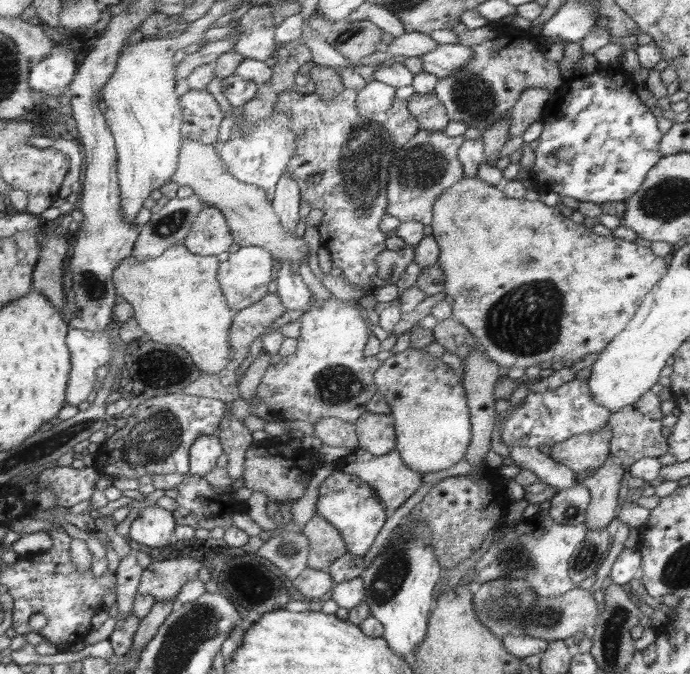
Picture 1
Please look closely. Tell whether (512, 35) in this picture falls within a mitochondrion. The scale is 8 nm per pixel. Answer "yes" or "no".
no

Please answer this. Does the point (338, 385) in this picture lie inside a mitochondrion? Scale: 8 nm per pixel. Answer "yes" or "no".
yes

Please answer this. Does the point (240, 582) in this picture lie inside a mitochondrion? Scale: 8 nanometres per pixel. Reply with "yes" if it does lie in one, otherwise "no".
no

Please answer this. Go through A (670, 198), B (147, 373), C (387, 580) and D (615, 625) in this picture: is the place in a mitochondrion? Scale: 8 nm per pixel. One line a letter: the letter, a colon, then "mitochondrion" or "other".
A: mitochondrion
B: other
C: mitochondrion
D: mitochondrion

